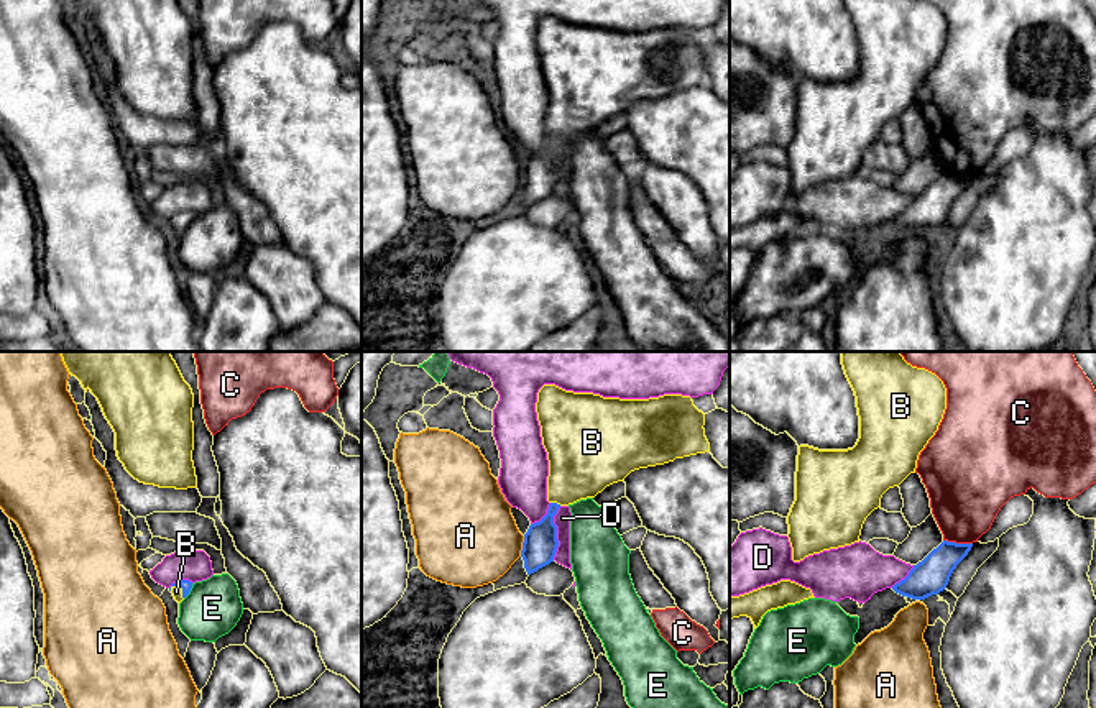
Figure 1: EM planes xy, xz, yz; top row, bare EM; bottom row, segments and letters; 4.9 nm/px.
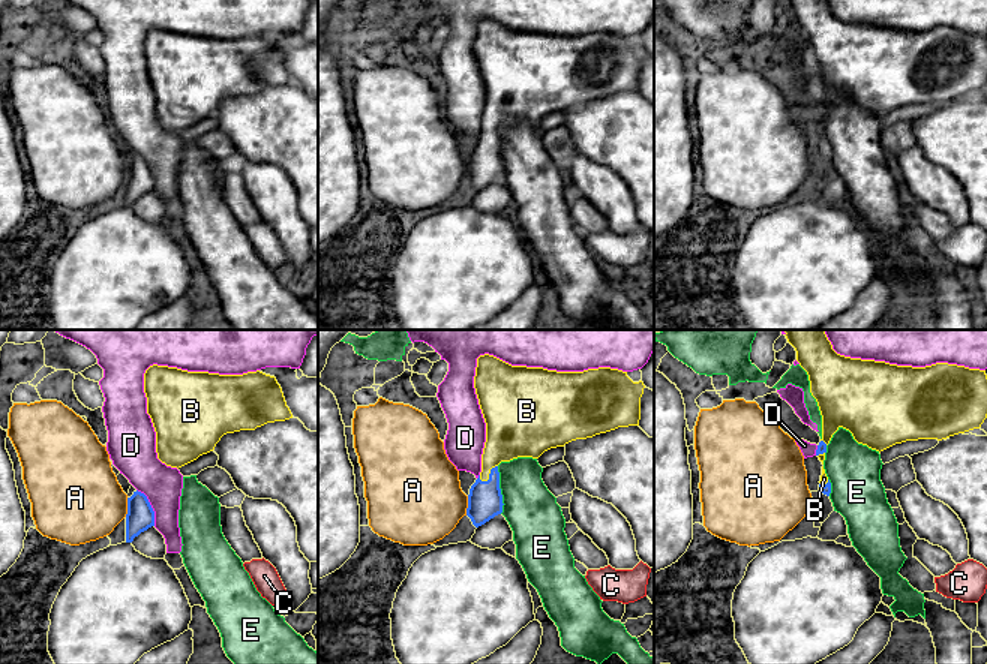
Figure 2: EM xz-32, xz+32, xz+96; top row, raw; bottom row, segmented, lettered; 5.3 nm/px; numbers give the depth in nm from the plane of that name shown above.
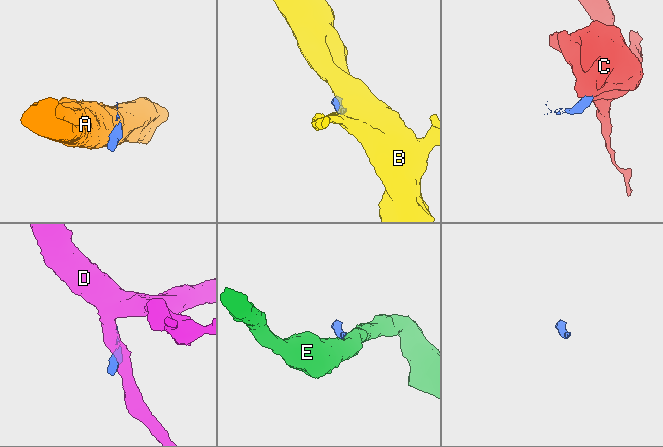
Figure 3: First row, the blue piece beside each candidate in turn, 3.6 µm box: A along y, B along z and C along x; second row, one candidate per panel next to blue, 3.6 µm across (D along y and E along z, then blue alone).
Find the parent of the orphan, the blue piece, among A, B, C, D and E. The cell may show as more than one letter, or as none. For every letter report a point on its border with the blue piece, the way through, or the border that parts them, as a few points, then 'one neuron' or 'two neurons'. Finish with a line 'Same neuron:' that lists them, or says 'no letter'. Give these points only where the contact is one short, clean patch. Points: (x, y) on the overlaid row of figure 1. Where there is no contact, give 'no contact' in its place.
A: xz (523, 546) | along xz (524, 536), (520, 556) | two neurons
B: xz (556, 503) | across xz (539, 546), (556, 503), (557, 495), (584, 460) | one neuron
C: yz (958, 544) | along yz (944, 539), (971, 544) | two neurons
D: xz (556, 533) | two neurons
E: xy (189, 590) | two neurons
Same neuron: B

